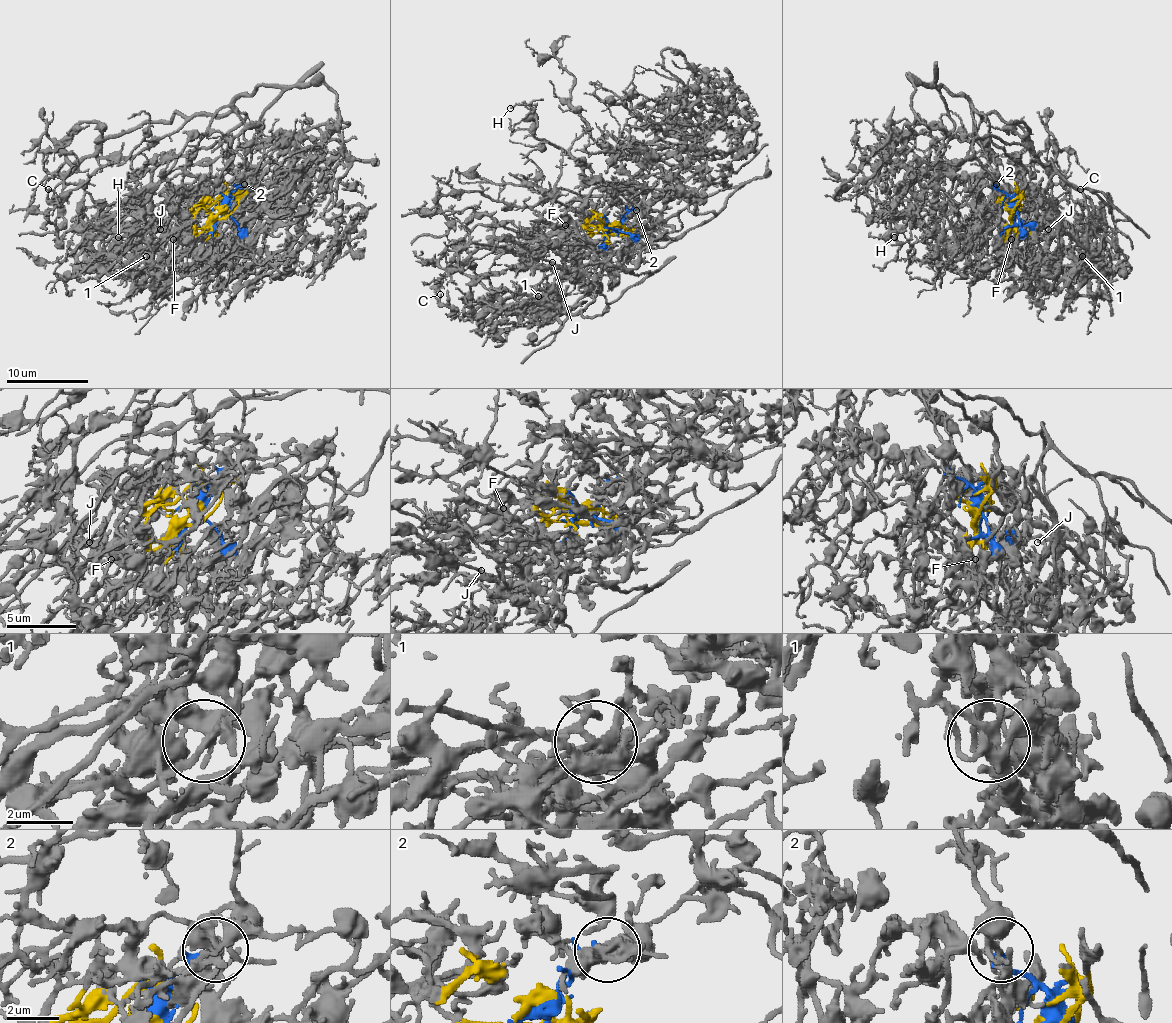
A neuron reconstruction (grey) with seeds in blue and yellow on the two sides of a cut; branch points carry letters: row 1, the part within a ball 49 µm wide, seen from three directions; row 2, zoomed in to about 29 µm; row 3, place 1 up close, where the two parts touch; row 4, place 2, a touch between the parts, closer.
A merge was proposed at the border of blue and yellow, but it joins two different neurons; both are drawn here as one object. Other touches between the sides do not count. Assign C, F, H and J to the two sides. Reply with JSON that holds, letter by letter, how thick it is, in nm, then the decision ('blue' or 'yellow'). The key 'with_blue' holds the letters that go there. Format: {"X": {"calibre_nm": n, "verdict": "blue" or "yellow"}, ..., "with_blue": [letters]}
{"C": {"calibre_nm": 140, "verdict": "yellow"}, "F": {"calibre_nm": 150, "verdict": "yellow"}, "H": {"calibre_nm": 130, "verdict": "blue"}, "J": {"calibre_nm": 220, "verdict": "yellow"}, "with_blue": ["H"]}

